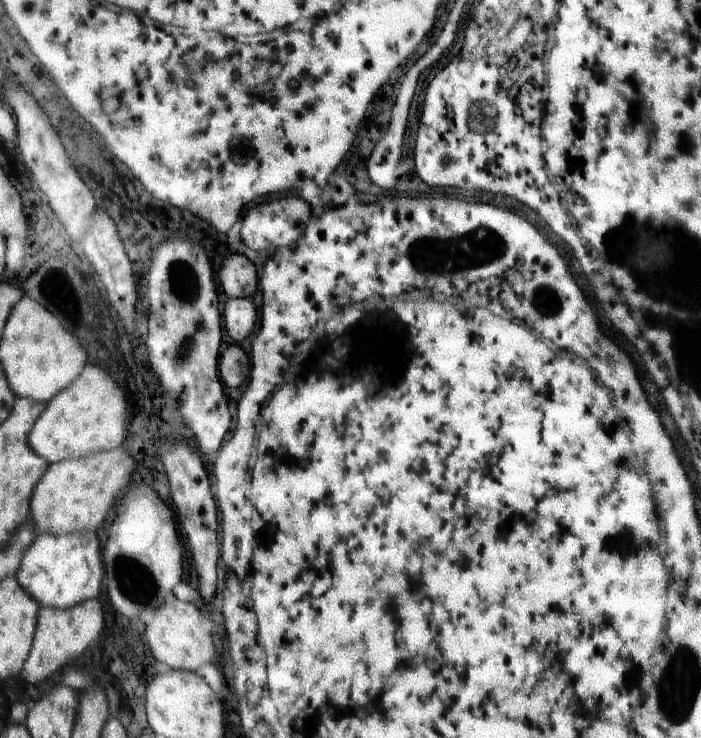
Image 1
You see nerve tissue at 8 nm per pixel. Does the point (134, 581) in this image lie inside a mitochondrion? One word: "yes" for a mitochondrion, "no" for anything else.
yes

